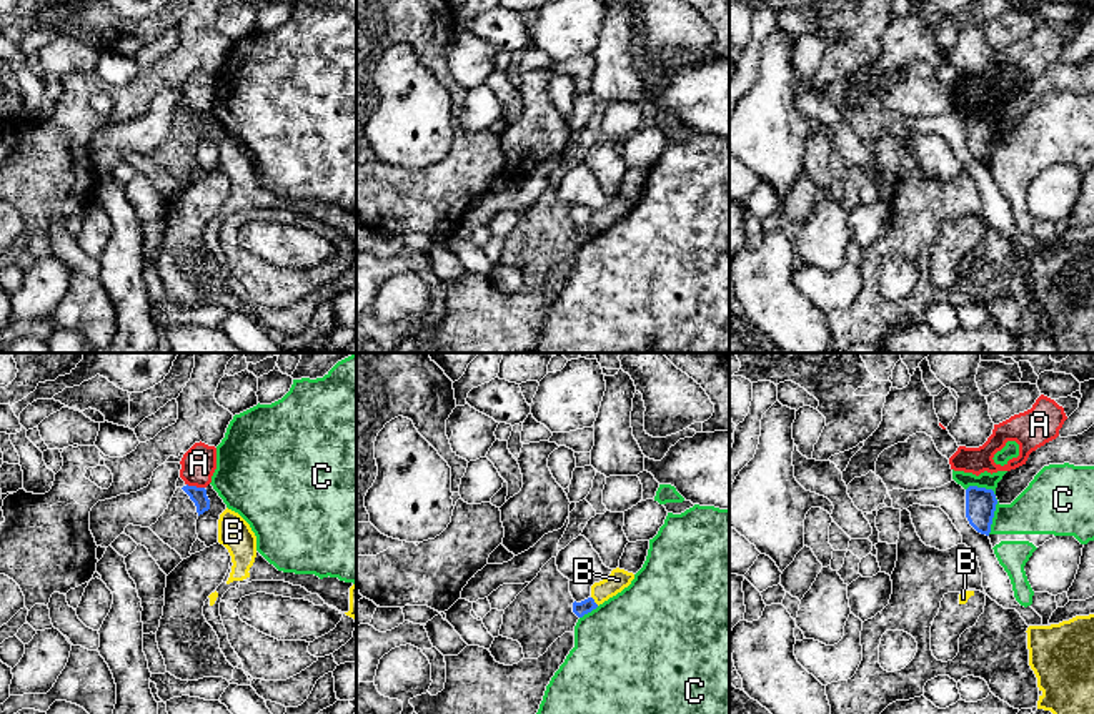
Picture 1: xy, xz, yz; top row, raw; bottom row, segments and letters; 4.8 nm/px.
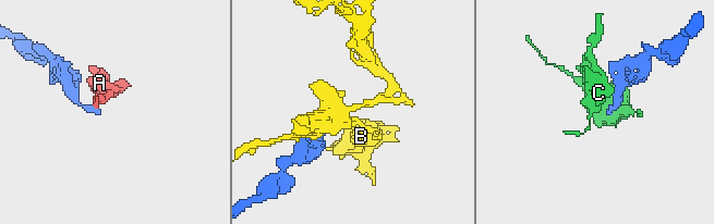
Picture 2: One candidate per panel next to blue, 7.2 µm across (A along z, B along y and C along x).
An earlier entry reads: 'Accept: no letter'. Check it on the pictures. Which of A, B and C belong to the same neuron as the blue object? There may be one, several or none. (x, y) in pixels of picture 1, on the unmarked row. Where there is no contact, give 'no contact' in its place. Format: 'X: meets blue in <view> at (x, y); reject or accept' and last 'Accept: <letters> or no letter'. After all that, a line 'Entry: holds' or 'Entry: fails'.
A: meets blue in xy at (195, 114); reject
B: meets blue in xz at (593, 228); reject
C: meets blue in yz at (993, 143); reject
Accept: no letter
Entry: holds

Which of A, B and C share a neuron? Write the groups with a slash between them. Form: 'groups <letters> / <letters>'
groups A / B / C

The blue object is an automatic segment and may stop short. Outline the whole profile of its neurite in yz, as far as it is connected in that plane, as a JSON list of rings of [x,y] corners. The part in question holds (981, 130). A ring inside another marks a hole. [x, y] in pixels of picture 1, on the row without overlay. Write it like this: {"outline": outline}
{"outline": [[[977,113],[966,117],[966,145],[977,160],[989,163],[996,131],[992,117]]]}

